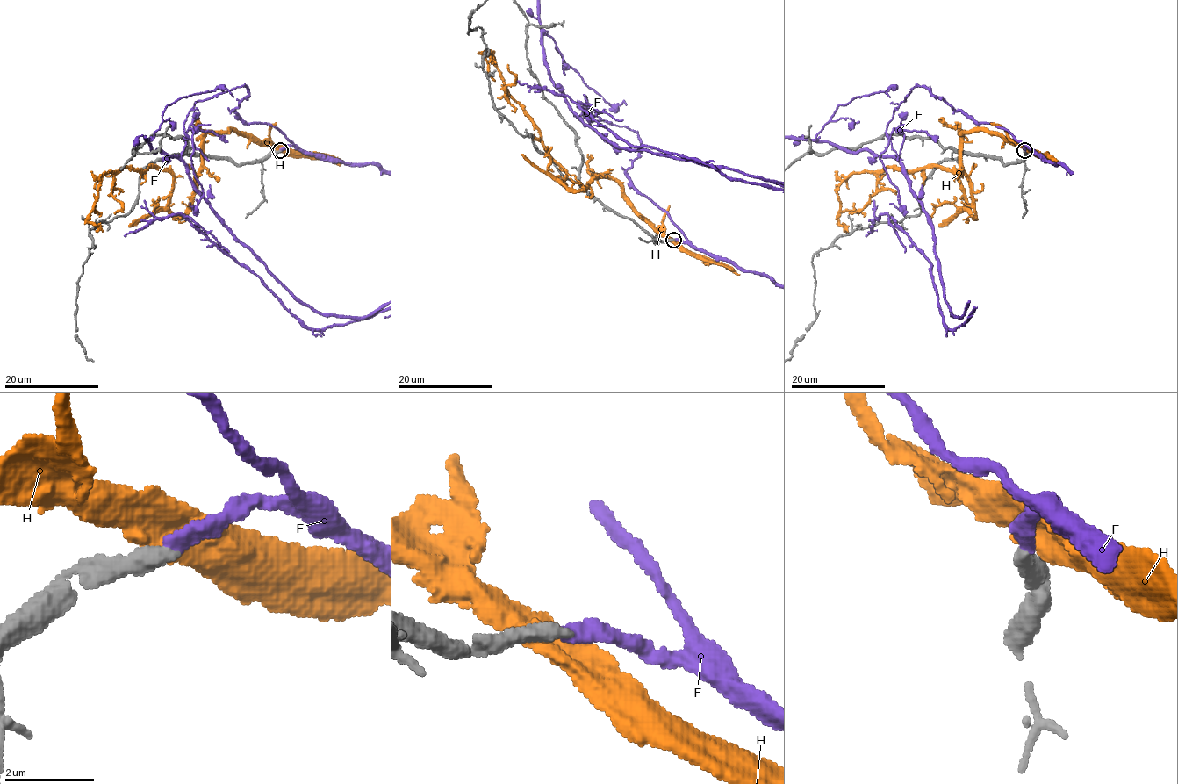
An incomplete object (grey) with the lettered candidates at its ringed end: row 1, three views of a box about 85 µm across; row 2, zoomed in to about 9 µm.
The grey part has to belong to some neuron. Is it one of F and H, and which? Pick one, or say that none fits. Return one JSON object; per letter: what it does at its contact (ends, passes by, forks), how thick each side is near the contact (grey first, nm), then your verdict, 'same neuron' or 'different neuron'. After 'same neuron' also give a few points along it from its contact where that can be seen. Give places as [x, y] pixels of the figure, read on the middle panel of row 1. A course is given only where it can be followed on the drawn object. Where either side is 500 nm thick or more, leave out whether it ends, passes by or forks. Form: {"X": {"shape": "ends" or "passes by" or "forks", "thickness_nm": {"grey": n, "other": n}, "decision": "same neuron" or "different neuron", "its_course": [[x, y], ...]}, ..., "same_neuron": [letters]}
{"F": {"shape": "ends", "thickness_nm": {"grey": 400, "other": 320}, "decision": "same neuron"}, "H": {"thickness_nm": {"grey": 480, "other": 650}, "decision": "different neuron"}, "same_neuron": ["F"]}

